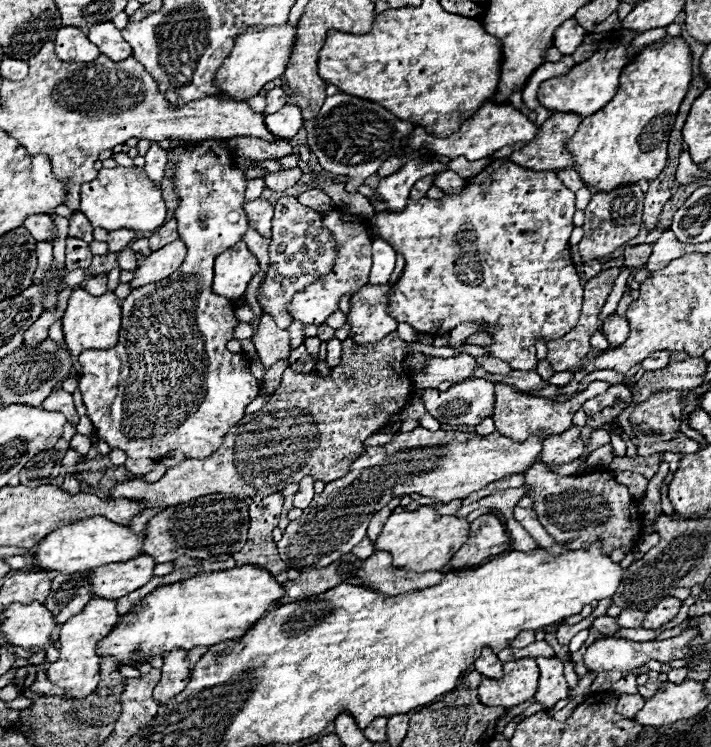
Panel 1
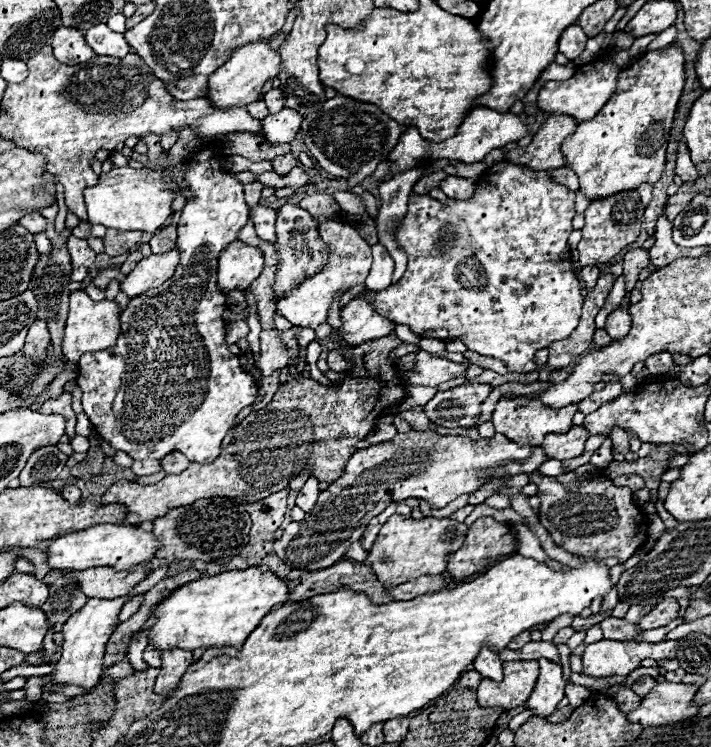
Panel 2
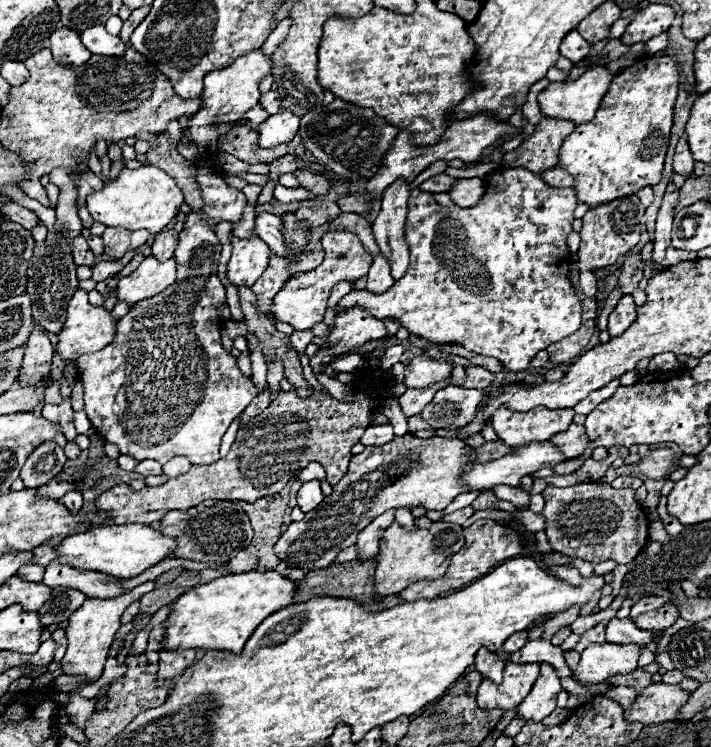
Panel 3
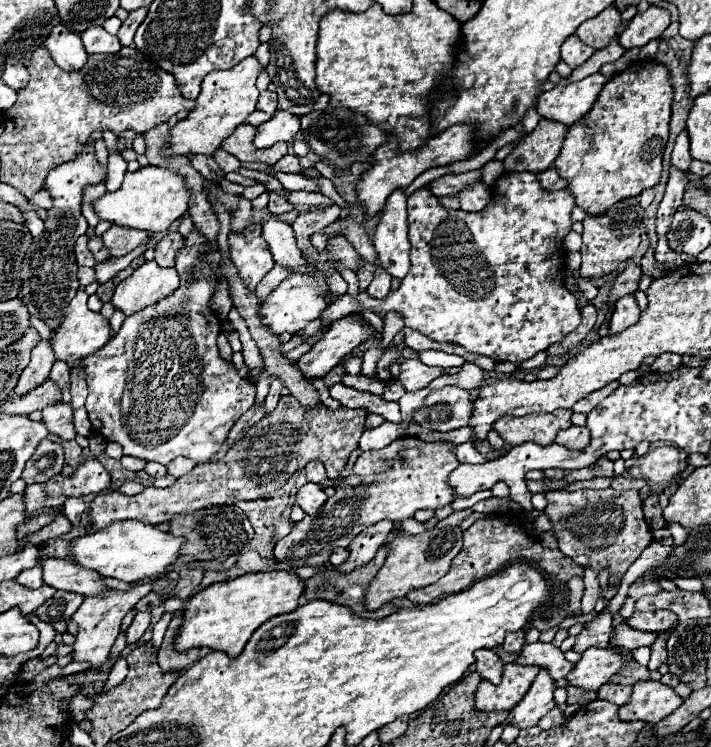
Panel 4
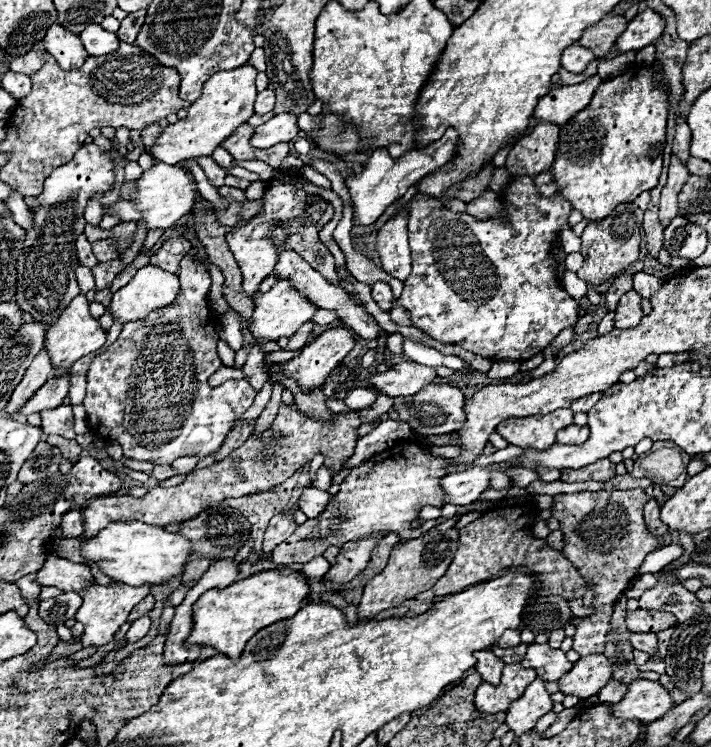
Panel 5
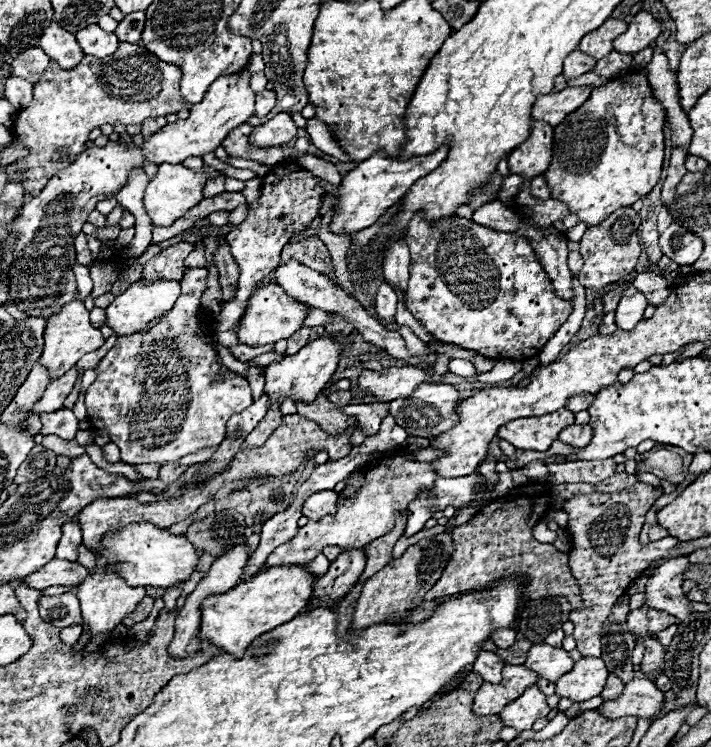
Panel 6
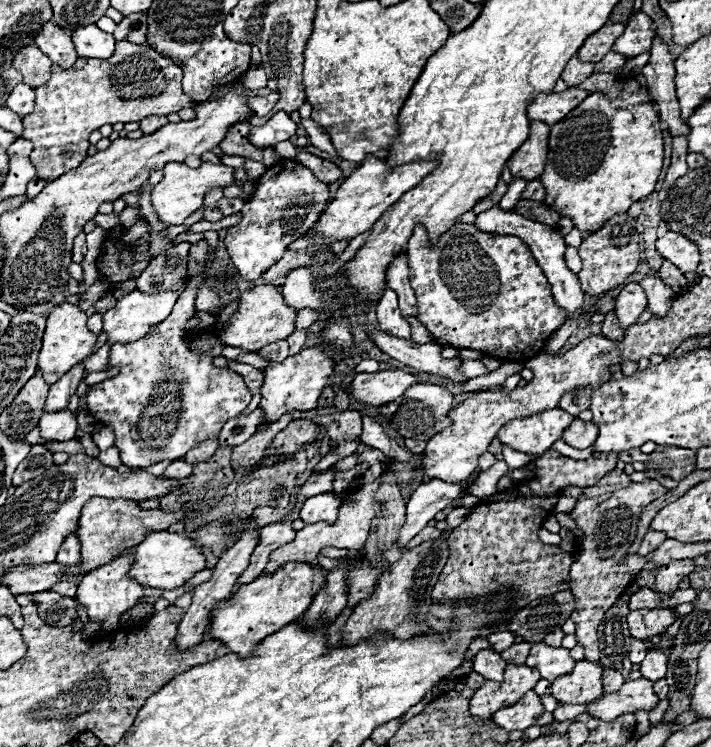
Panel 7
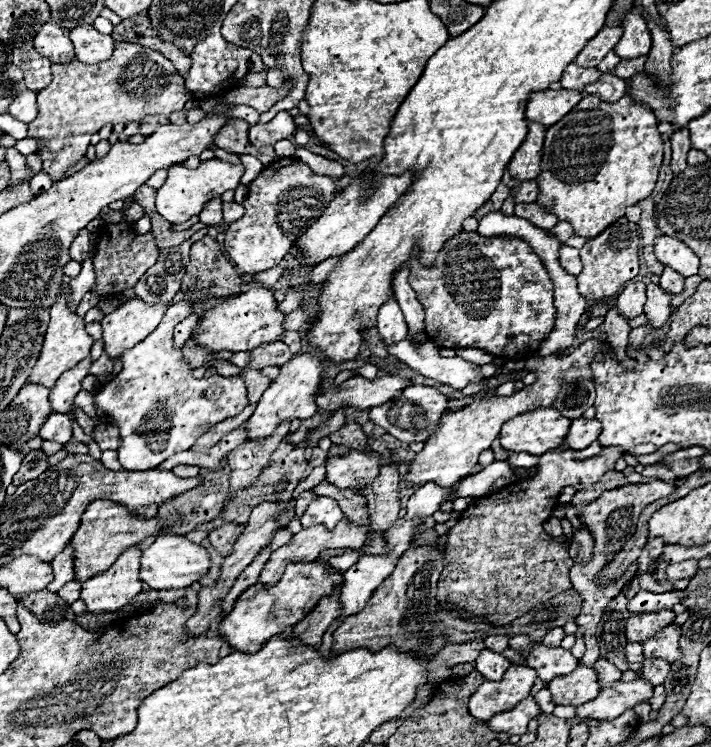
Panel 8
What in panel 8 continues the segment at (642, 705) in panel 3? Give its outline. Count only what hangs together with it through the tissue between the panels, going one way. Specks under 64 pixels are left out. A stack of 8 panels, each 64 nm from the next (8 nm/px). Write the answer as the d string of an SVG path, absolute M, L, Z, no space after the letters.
M644 678L632 682L616 682L608 688L602 688L592 702L578 706L576 716L594 720L612 720L640 702L650 702L650 698L652 698L652 684Z

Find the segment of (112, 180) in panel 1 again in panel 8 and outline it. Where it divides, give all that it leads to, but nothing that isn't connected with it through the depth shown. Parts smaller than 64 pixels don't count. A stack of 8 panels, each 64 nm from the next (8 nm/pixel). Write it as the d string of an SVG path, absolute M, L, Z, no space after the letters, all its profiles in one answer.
M218 158L202 162L198 168L186 168L184 164L176 164L168 168L166 182L156 190L156 210L160 216L164 216L170 224L182 224L190 216L196 216L202 212L204 204L212 196L220 196L226 190L234 190L240 184L240 178L244 174L242 164L226 164Z

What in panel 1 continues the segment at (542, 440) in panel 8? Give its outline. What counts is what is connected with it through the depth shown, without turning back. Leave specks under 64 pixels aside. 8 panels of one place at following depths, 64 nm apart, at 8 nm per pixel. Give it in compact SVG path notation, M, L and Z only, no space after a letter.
M593 381L584 392L580 392L578 396L564 400L564 402L556 402L552 398L538 398L538 396L530 396L524 392L516 392L510 384L502 384L496 382L494 390L496 390L496 410L494 410L494 424L496 430L500 434L504 434L506 438L512 438L516 442L524 442L530 434L536 432L544 432L544 434L562 434L572 426L572 416L574 412L586 402L586 400L604 393L610 383L605 381Z

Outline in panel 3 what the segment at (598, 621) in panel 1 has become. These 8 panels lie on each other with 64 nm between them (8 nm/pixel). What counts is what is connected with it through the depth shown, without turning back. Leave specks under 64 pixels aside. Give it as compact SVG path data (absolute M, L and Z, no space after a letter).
M612 618L606 624L606 642L612 644L650 644L652 642L652 632L638 630L634 620L630 618Z

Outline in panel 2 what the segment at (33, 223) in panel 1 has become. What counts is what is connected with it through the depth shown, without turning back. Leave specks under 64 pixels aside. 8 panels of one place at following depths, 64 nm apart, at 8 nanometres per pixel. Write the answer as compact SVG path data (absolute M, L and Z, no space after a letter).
M32 212L32 214L26 214L20 222L20 226L24 226L28 232L32 234L40 234L40 232L46 232L46 218L40 216L38 212Z

